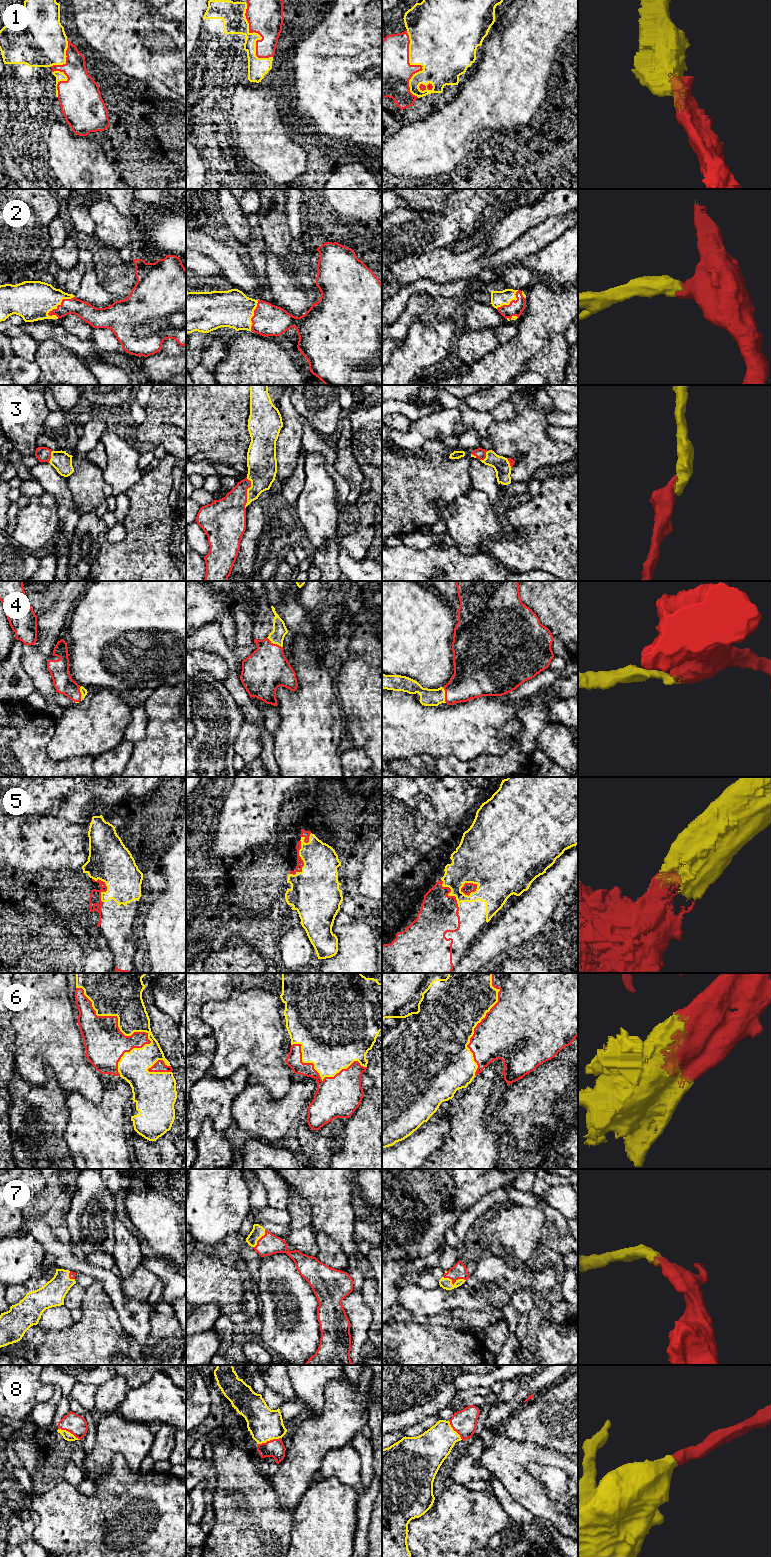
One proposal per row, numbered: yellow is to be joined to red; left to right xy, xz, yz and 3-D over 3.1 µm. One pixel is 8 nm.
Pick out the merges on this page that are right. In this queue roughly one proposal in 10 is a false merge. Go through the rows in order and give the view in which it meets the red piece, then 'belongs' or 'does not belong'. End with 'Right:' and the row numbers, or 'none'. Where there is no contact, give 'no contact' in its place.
1: contact in yz; belongs
2: contact in xy; belongs
3: contact in xz; belongs
4: contact in xz; belongs
5: contact in yz; belongs
6: contact in xy; belongs
7: contact in yz; belongs
8: contact in xz; belongs
Right: 1, 2, 3, 4, 5, 6, 7, 8

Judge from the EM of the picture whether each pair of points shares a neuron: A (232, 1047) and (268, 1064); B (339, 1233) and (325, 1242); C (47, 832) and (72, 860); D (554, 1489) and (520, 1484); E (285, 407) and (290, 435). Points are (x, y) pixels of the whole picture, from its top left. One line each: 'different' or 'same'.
A: same
B: different
C: same
D: different
E: same

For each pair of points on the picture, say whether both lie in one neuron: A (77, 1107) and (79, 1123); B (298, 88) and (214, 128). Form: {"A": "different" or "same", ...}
{"A": "same", "B": "different"}

